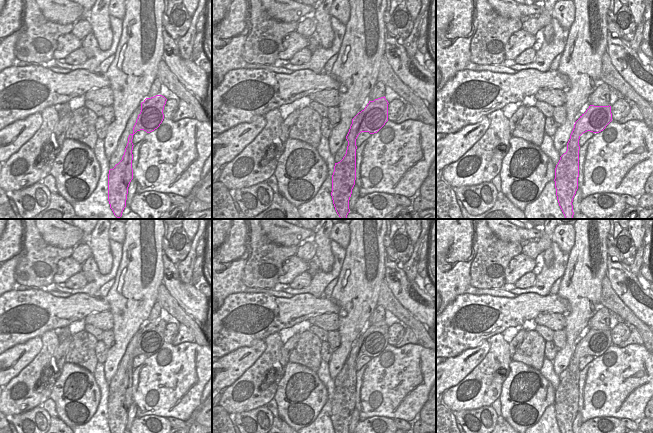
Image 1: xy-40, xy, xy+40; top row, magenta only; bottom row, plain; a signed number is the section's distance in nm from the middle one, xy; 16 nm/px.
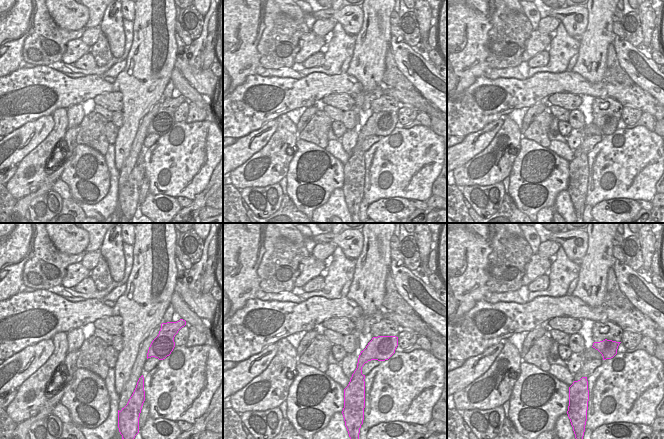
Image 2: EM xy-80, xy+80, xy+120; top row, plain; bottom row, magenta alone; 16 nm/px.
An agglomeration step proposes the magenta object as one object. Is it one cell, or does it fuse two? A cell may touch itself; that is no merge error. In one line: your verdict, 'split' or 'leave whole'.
leave whole

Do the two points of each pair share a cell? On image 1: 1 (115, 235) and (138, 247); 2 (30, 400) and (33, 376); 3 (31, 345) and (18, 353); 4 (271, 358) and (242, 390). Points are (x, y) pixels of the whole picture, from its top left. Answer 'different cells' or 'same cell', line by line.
1: different cells
2: same cell
3: same cell
4: same cell

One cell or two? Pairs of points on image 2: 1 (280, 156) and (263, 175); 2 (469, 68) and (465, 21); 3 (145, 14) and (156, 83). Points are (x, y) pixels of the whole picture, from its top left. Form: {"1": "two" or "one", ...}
{"1": "one", "2": "one", "3": "one"}

